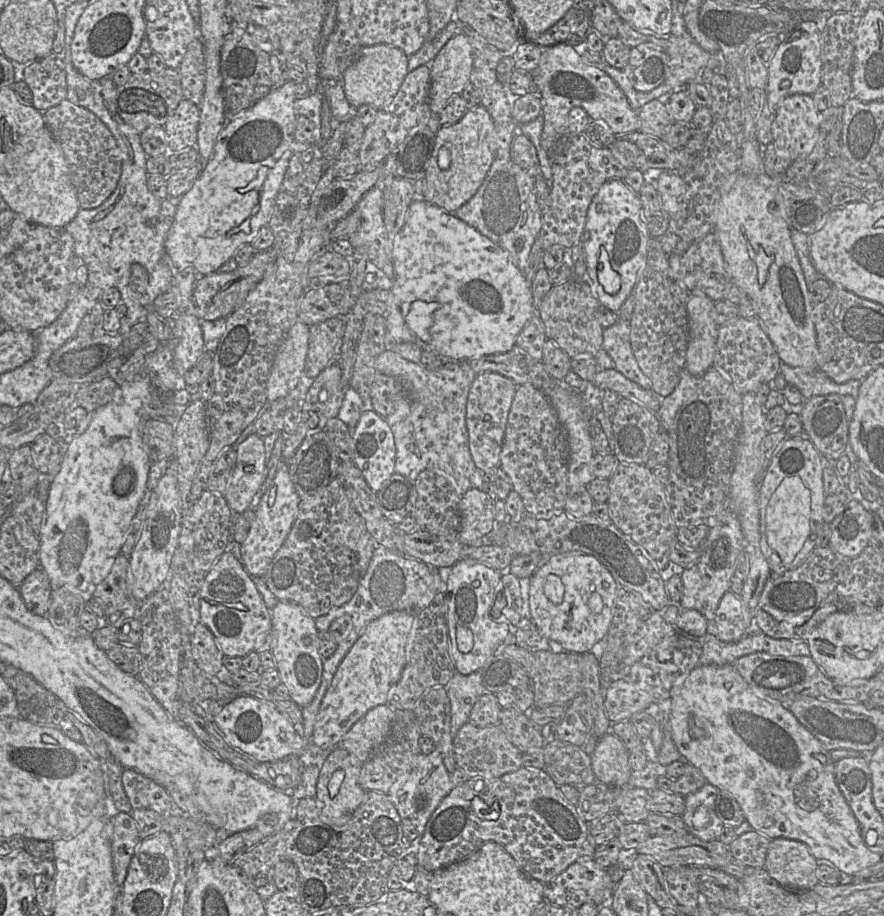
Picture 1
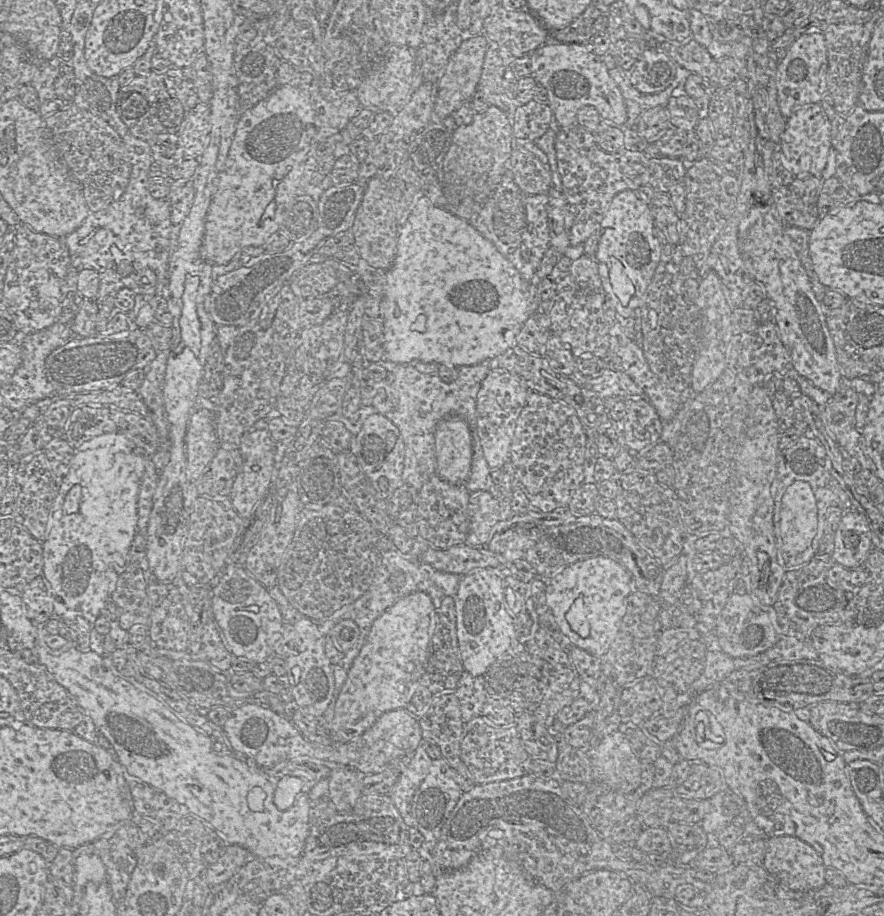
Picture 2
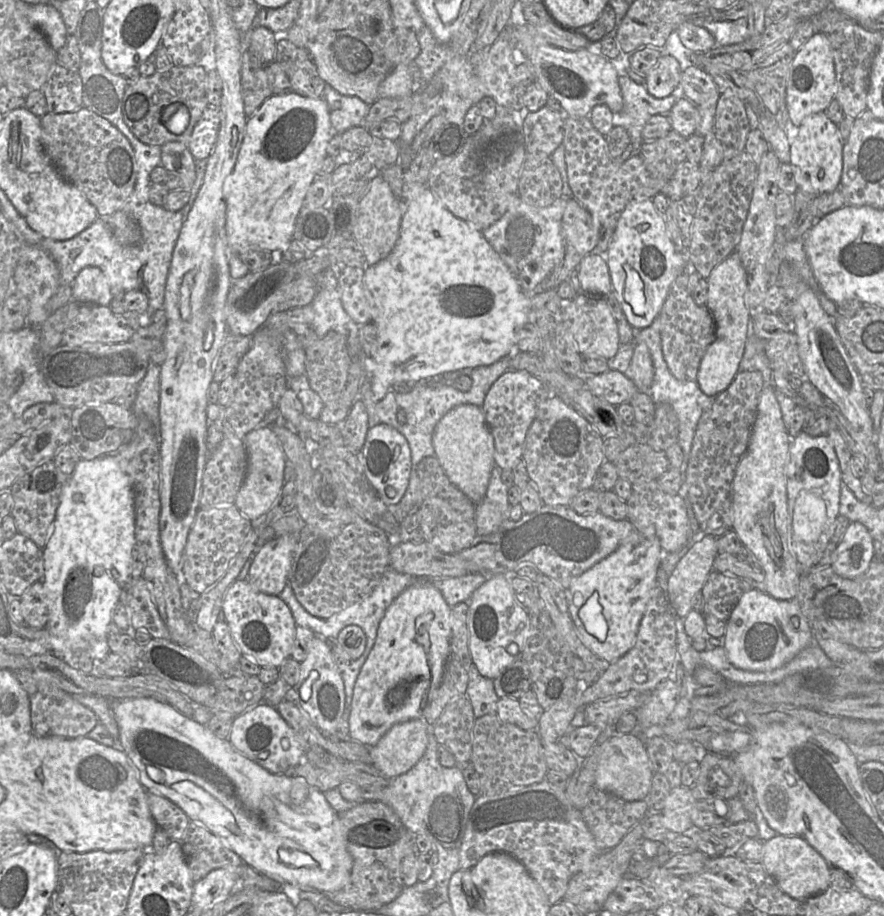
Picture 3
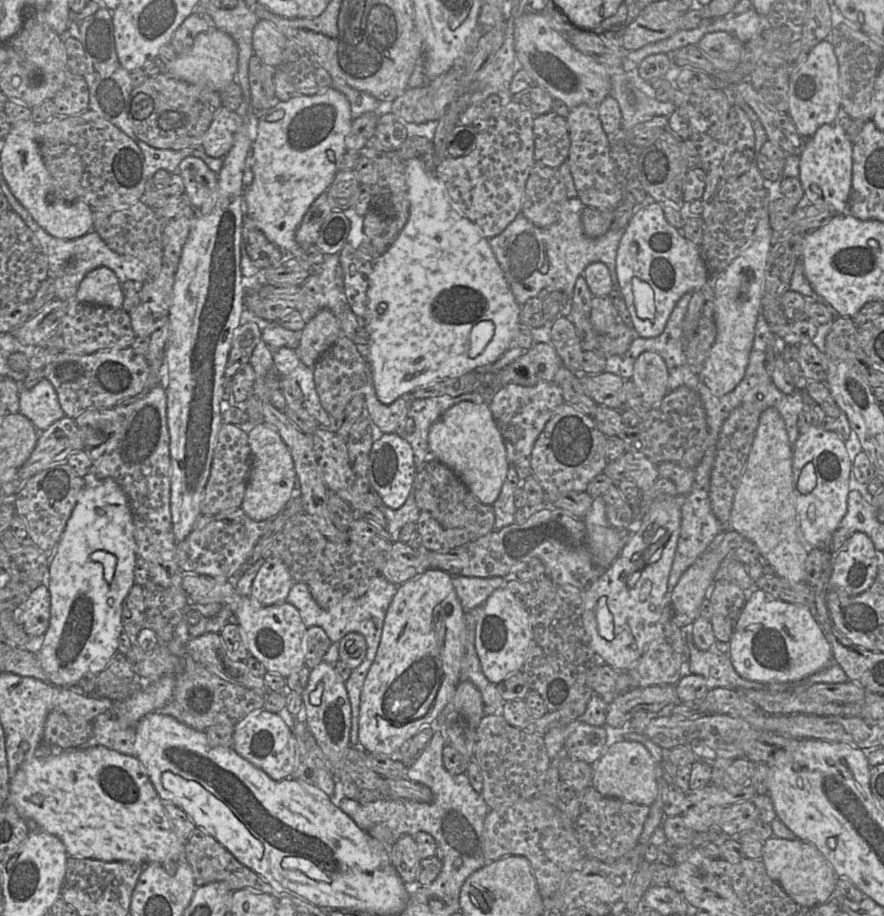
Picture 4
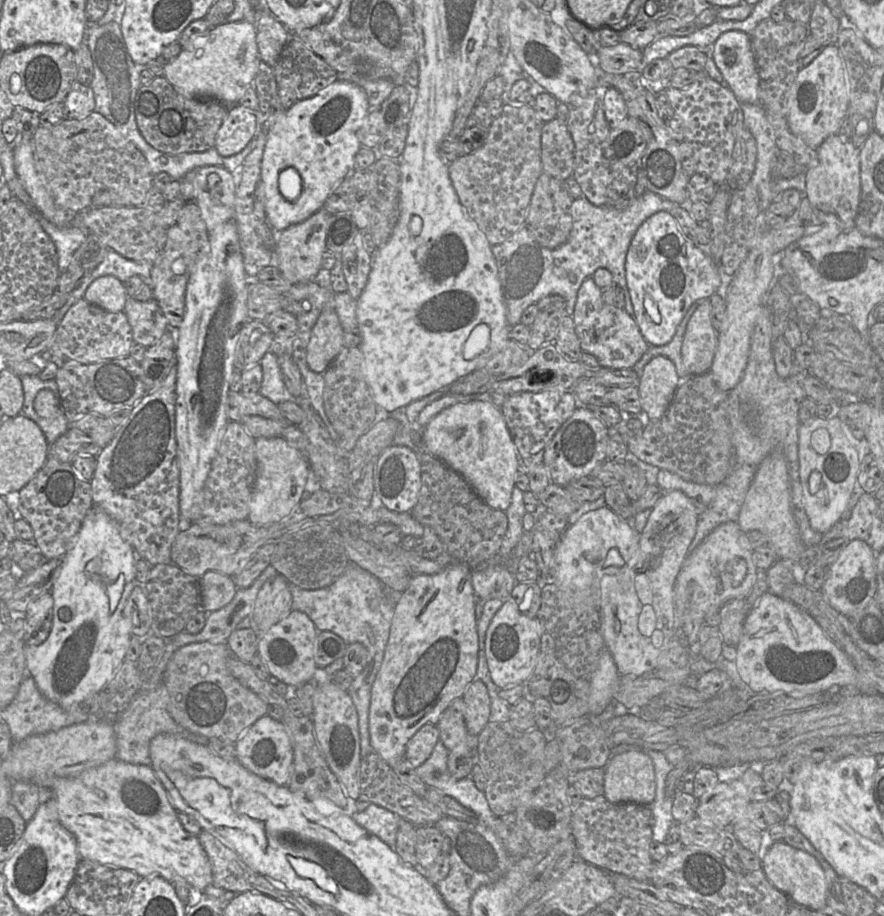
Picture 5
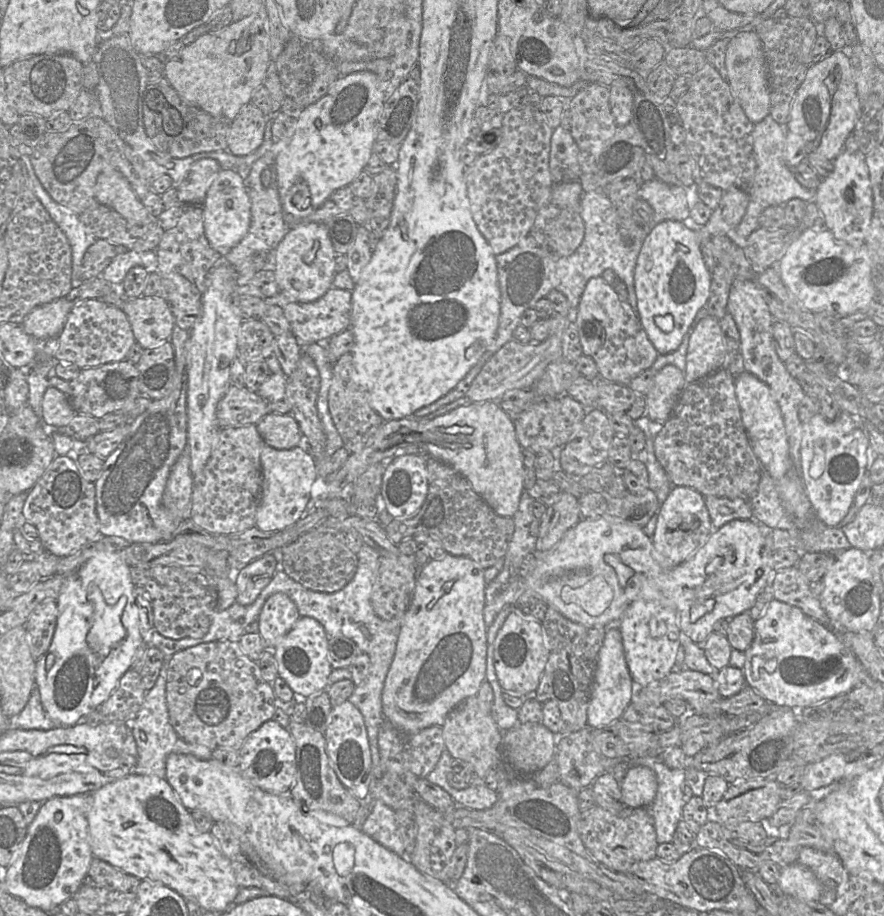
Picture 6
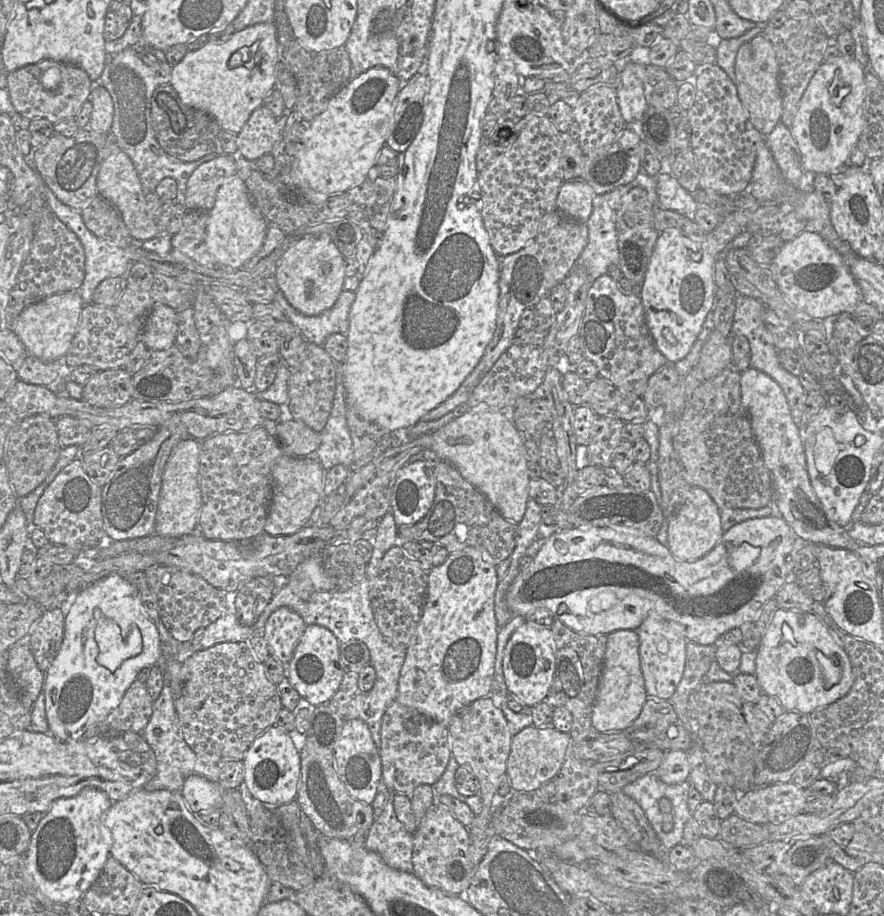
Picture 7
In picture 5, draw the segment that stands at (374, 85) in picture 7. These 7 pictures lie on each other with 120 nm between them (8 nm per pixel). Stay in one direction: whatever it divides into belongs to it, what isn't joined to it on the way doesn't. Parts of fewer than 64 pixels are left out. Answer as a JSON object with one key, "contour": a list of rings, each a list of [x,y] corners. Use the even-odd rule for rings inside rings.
{"contour":[[[337,80],[315,96],[297,101],[268,131],[261,163],[261,180],[265,193],[266,219],[271,228],[280,233],[298,224],[322,209],[326,199],[336,187],[352,172],[354,156],[362,147],[358,130],[369,114],[370,108],[365,91],[359,86]],[[286,168],[294,168],[301,177],[302,191],[299,198],[290,202],[280,192],[280,173]]]}

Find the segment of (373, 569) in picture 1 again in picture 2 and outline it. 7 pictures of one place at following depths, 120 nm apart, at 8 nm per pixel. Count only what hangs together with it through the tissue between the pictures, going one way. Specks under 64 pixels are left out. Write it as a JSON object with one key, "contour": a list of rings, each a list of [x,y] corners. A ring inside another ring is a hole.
{"contour":[[[380,535],[380,550],[384,552],[381,565],[378,567],[378,571],[376,572],[369,589],[353,603],[341,607],[330,617],[318,622],[319,631],[324,636],[329,635],[332,628],[338,622],[345,619],[353,620],[360,630],[360,636],[355,645],[345,653],[345,656],[337,665],[333,665],[335,684],[333,698],[324,714],[318,718],[321,726],[325,727],[329,731],[331,729],[331,722],[336,707],[336,698],[338,698],[339,692],[347,678],[348,671],[351,668],[353,661],[360,653],[371,631],[374,621],[401,598],[414,592],[424,592],[428,594],[432,599],[435,608],[437,608],[444,597],[454,597],[456,595],[461,576],[464,576],[436,570],[428,564],[421,563],[403,555],[398,551],[393,542],[384,535]]]}

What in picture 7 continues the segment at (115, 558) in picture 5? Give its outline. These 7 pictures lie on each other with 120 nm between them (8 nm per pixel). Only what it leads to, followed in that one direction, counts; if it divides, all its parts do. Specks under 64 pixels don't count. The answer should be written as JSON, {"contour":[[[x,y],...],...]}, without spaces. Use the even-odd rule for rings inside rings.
{"contour":[[[111,573],[80,590],[75,602],[64,617],[64,636],[52,664],[44,673],[43,692],[49,733],[62,742],[85,739],[88,729],[103,722],[121,702],[125,692],[137,679],[141,669],[160,665],[161,640],[155,624],[145,614],[140,591],[123,574]]]}

